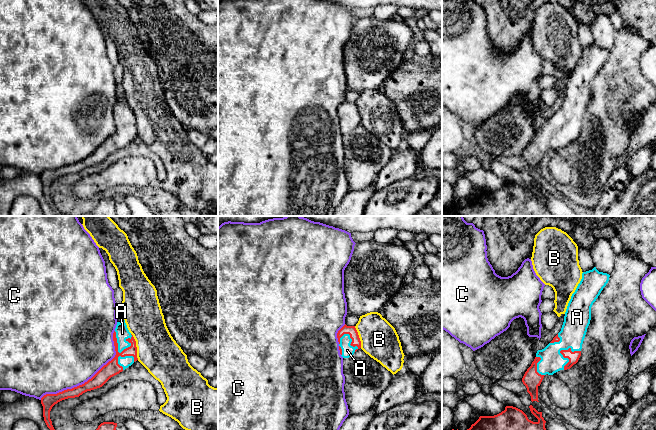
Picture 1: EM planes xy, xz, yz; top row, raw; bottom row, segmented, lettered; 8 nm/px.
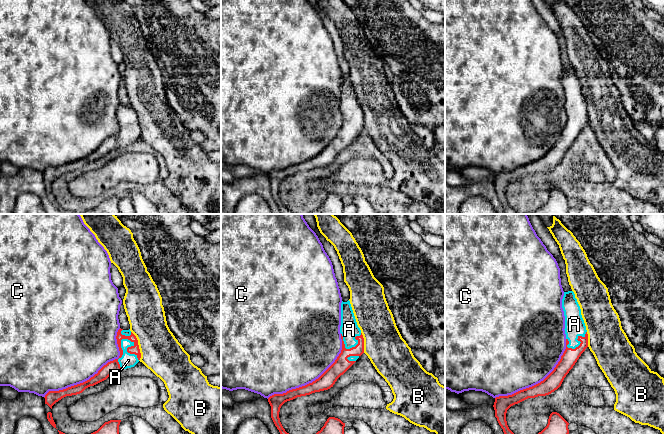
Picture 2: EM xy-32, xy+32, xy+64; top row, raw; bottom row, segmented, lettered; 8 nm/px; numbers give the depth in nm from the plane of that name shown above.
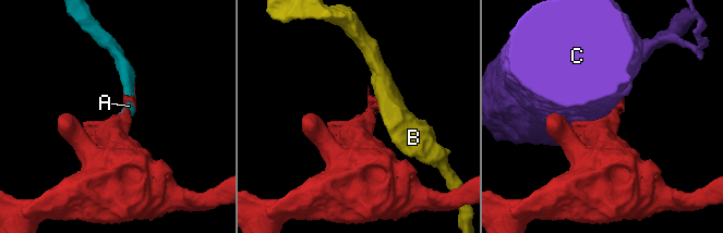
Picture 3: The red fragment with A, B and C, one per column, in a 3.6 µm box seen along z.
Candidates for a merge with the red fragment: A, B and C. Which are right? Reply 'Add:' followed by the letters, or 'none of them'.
Add: A

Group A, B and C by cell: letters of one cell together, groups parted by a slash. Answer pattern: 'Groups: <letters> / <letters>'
Groups: A / B / C

